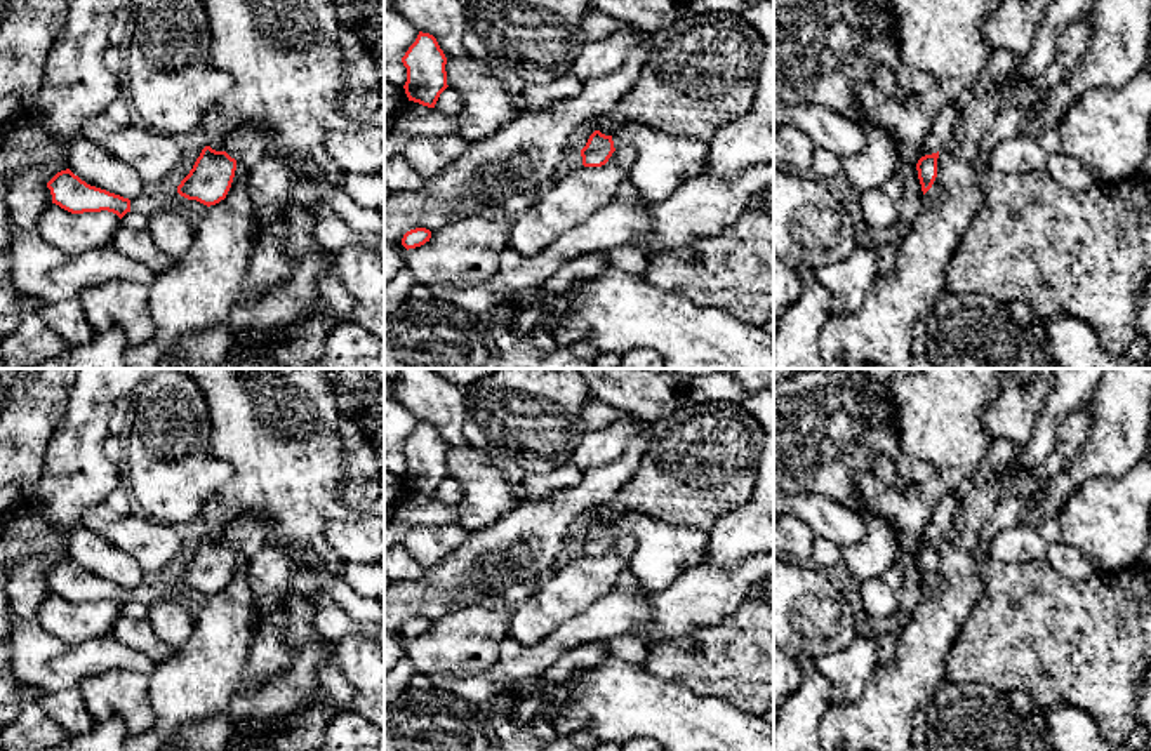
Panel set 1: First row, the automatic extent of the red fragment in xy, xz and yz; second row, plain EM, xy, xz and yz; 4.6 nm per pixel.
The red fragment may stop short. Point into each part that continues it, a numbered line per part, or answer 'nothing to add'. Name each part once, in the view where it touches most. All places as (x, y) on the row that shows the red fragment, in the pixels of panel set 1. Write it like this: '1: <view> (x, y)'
1: yz (943, 127)

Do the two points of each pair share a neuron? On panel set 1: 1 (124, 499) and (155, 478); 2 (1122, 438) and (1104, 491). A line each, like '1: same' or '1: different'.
1: different
2: different

